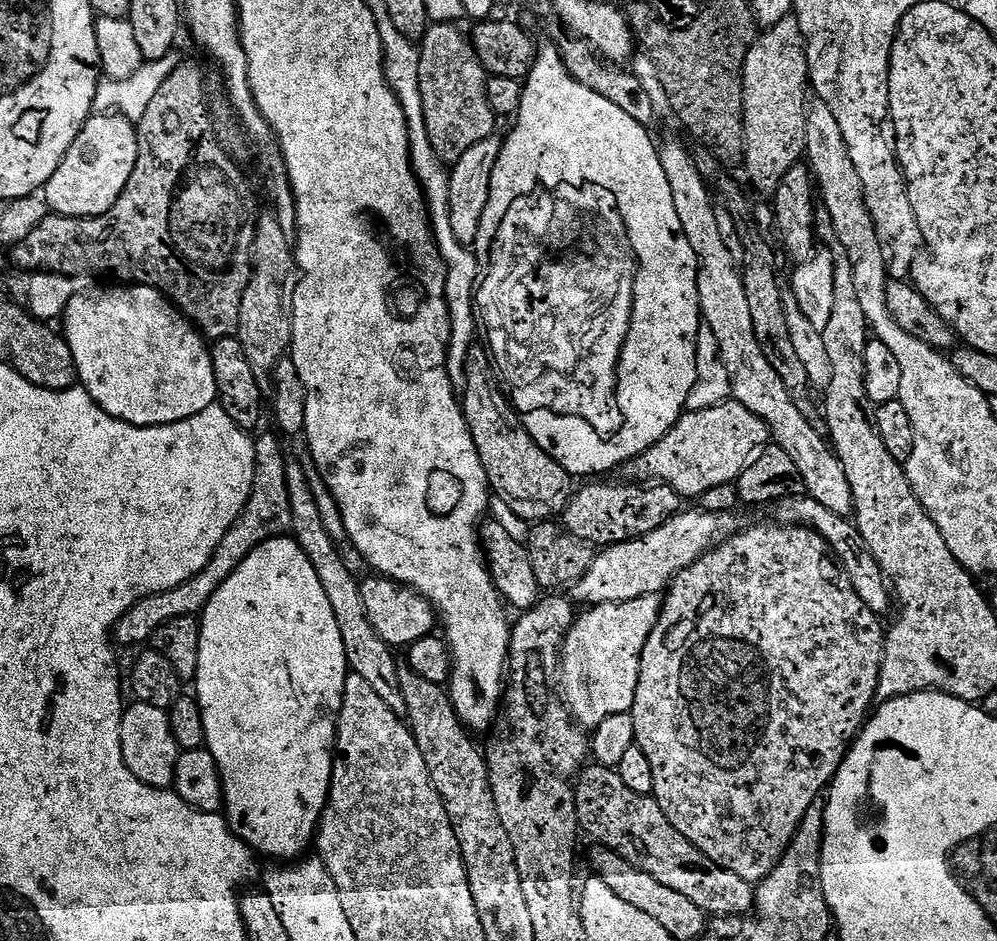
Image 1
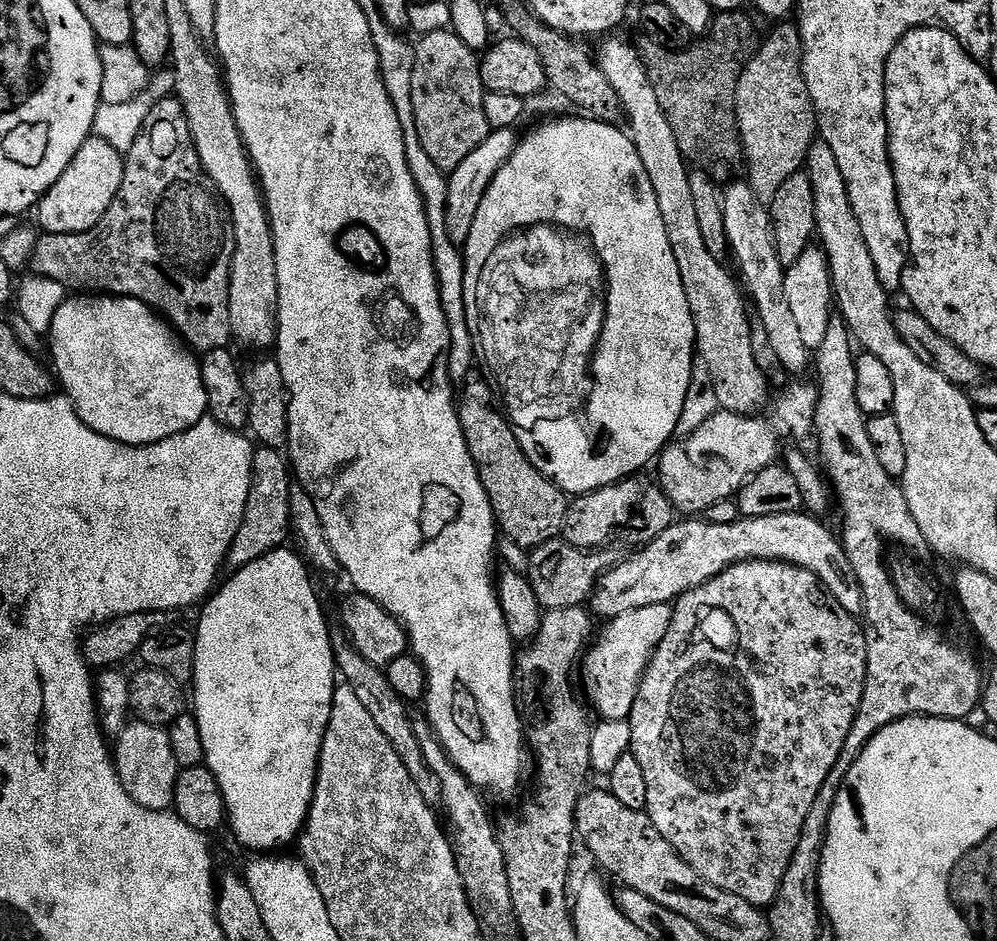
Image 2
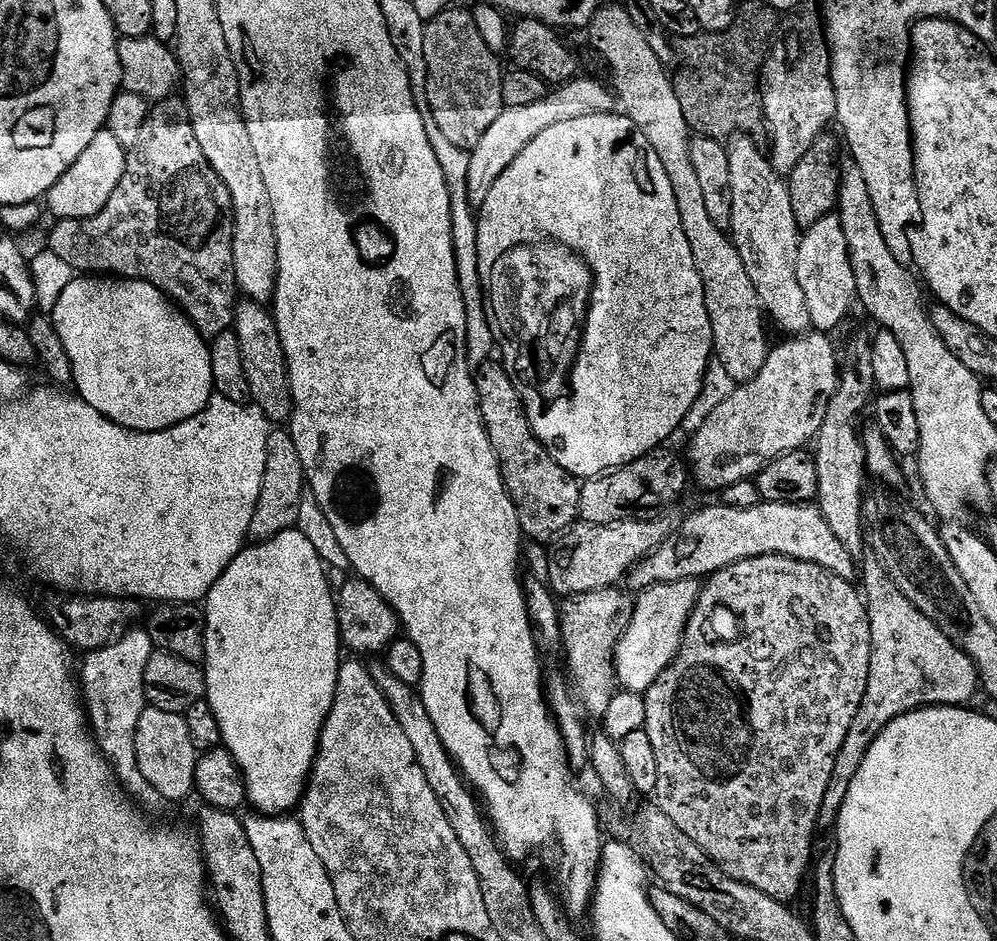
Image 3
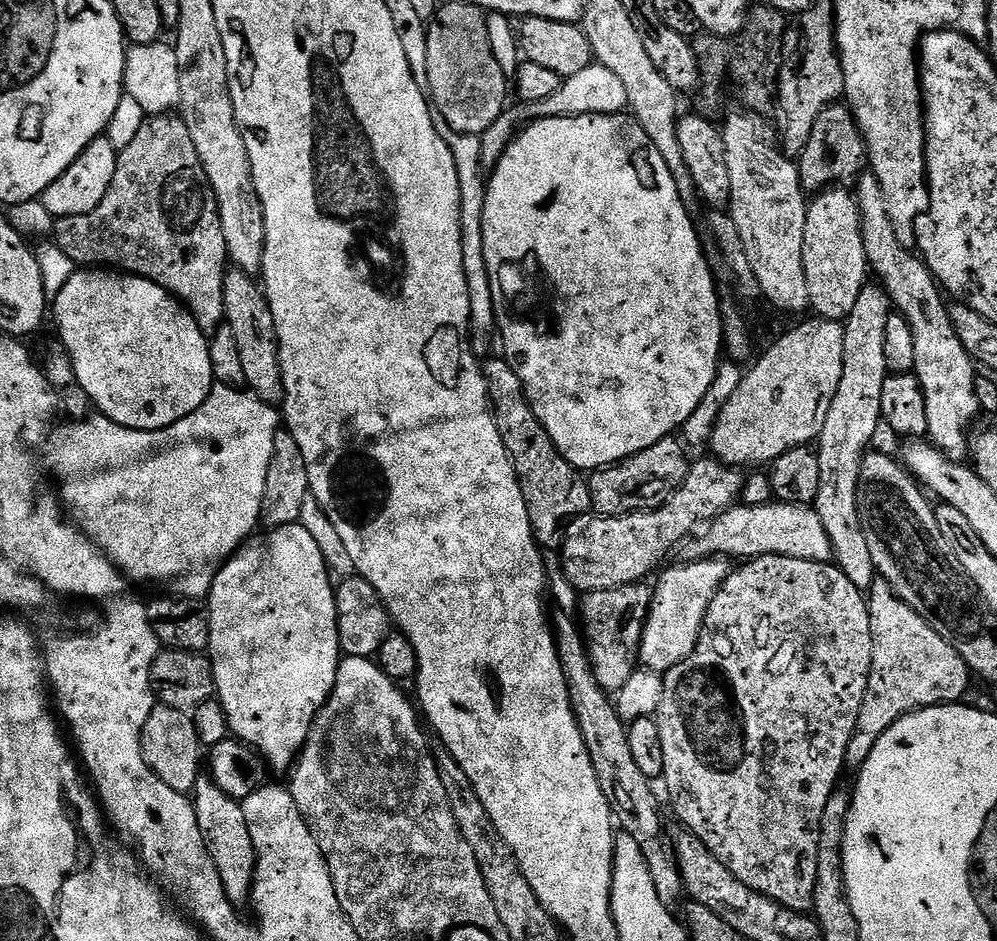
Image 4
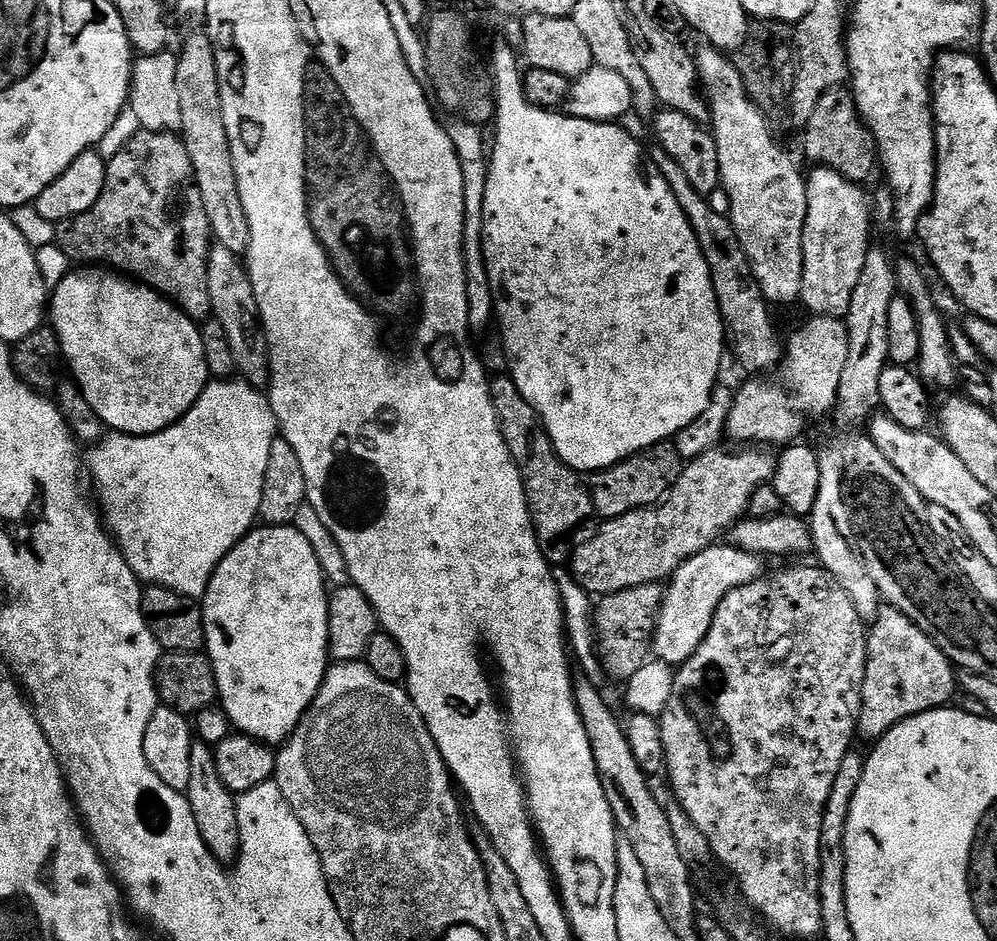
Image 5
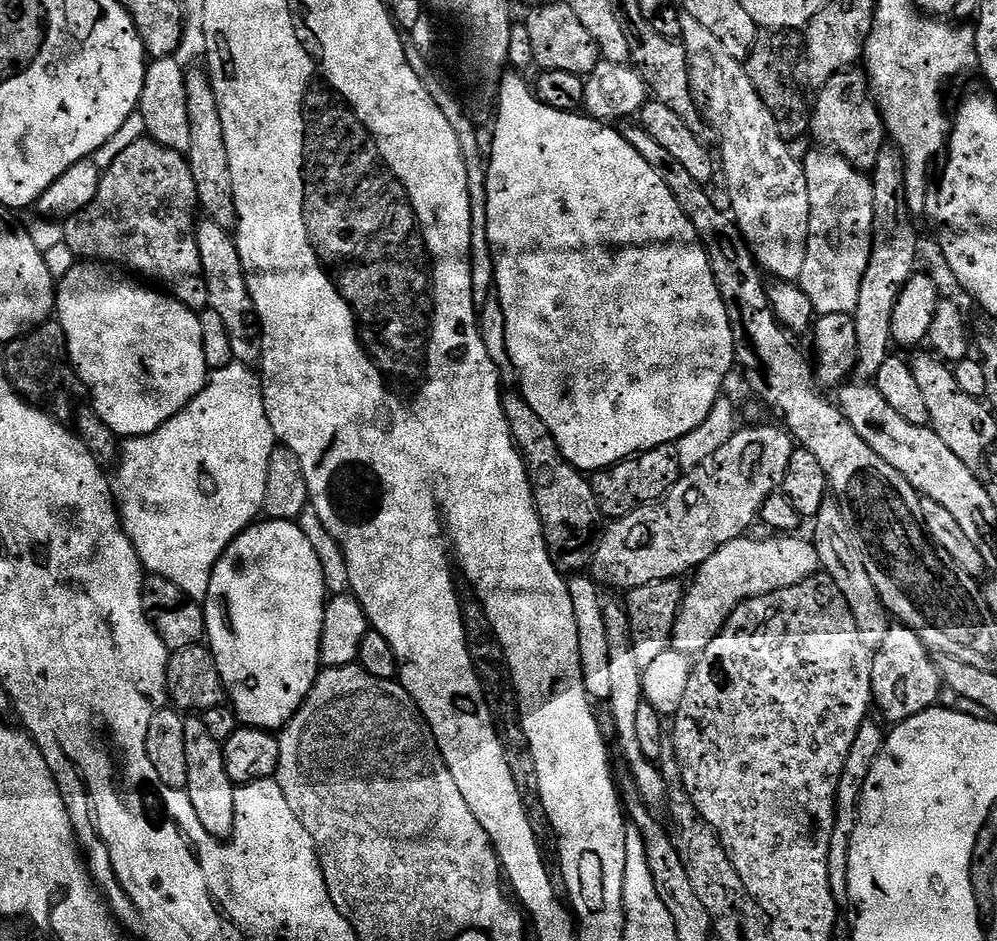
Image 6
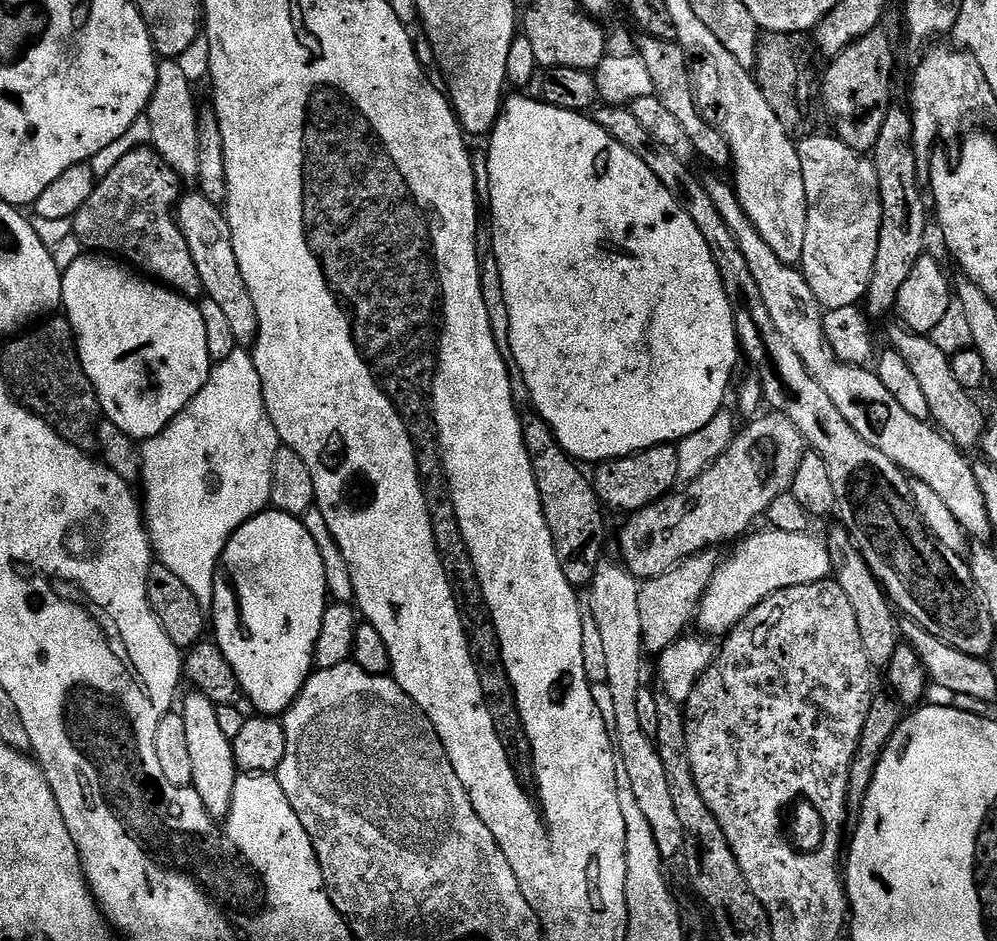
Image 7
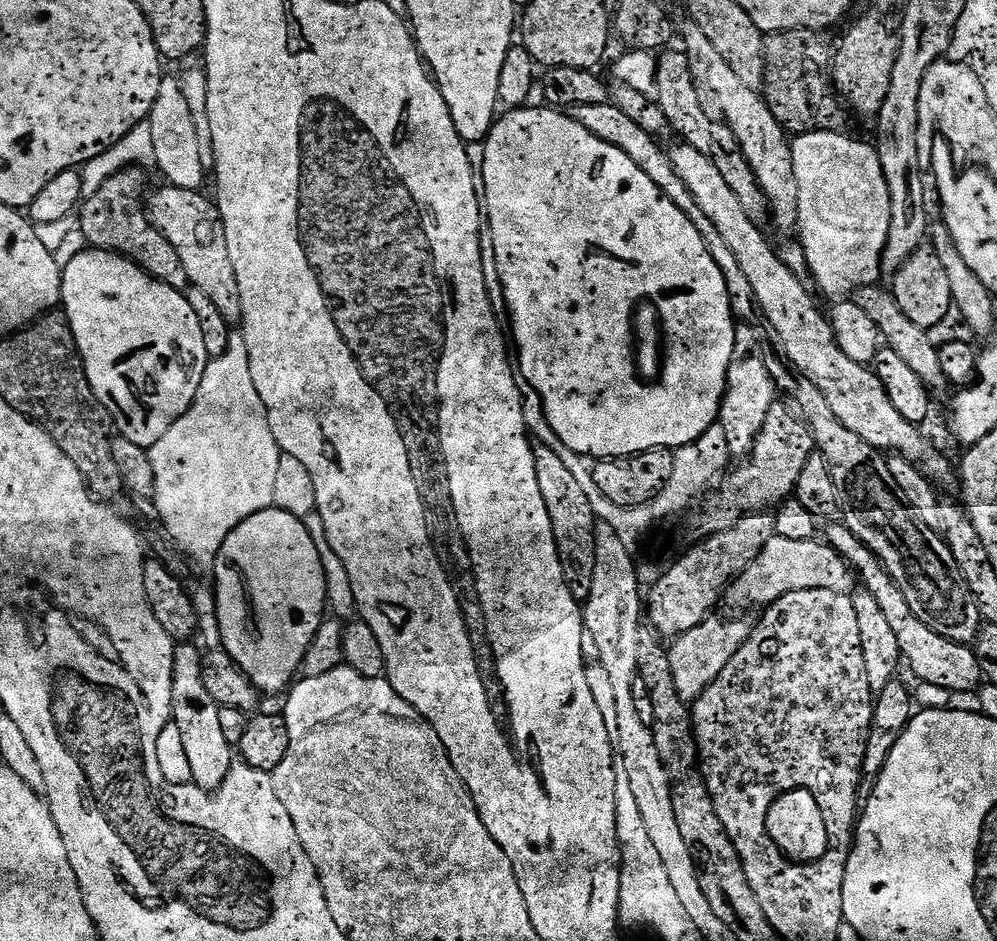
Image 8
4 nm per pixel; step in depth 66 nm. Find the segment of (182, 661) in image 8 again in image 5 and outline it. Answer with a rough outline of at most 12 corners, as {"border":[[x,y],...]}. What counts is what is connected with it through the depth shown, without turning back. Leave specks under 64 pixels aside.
{"border":[[190,750],[186,795],[198,834],[217,860],[242,851],[237,797],[215,751]]}

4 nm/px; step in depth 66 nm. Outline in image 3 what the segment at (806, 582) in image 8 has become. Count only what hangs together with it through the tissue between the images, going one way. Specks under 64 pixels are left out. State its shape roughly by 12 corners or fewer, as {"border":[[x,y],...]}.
{"border":[[701,585],[639,593],[615,654],[623,691],[641,694],[680,653]]}

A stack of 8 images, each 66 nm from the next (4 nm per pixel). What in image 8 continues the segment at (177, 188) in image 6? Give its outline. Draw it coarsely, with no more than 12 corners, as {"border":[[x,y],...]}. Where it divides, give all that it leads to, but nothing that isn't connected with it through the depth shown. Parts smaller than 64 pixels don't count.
{"border":[[133,166],[78,212],[80,233],[155,280],[189,287],[178,250],[152,224],[148,176]]}

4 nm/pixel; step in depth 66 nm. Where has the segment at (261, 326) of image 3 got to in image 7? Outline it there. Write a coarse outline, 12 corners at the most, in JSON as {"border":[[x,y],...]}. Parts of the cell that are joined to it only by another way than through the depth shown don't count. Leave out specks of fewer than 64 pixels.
{"border":[[181,199],[176,222],[203,295],[222,310],[237,345],[258,334],[225,209]]}

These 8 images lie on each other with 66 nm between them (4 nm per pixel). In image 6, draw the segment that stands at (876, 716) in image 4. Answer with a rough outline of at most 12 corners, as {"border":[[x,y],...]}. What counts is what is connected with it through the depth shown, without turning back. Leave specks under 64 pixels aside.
{"border":[[899,622],[872,658],[872,699],[893,725],[933,707],[940,670]]}

